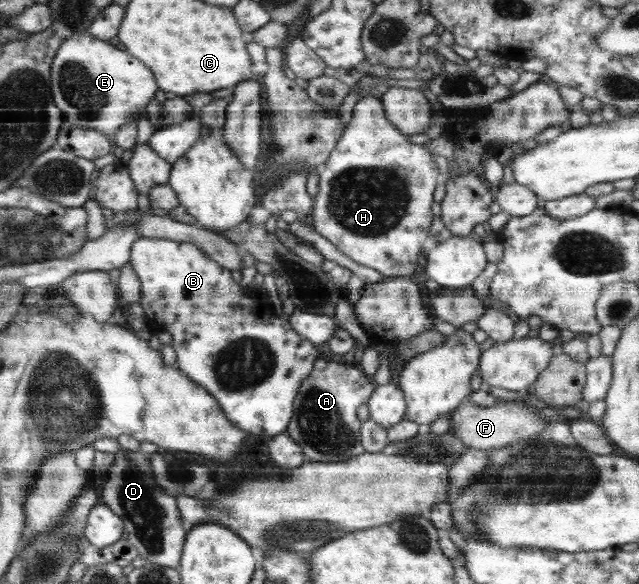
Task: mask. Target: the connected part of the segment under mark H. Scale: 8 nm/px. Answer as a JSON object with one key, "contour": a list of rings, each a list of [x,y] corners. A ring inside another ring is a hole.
{"contour":[[[364,95],[362,99],[359,99],[356,105],[353,107],[353,114],[350,122],[345,127],[343,134],[338,139],[334,149],[330,152],[328,159],[317,170],[319,178],[318,193],[314,196],[313,201],[313,228],[316,233],[320,233],[322,237],[326,237],[330,243],[333,243],[337,249],[344,255],[352,258],[356,264],[372,268],[386,278],[411,276],[414,274],[414,269],[417,268],[417,259],[423,253],[422,243],[426,241],[428,237],[428,231],[432,225],[432,219],[436,213],[432,205],[434,190],[437,188],[436,179],[440,175],[438,166],[434,162],[434,158],[430,152],[424,147],[424,145],[418,145],[410,141],[410,138],[401,131],[398,131],[394,127],[394,124],[388,121],[385,115],[385,109],[381,103],[381,99],[378,97],[372,97],[372,95]]]}

